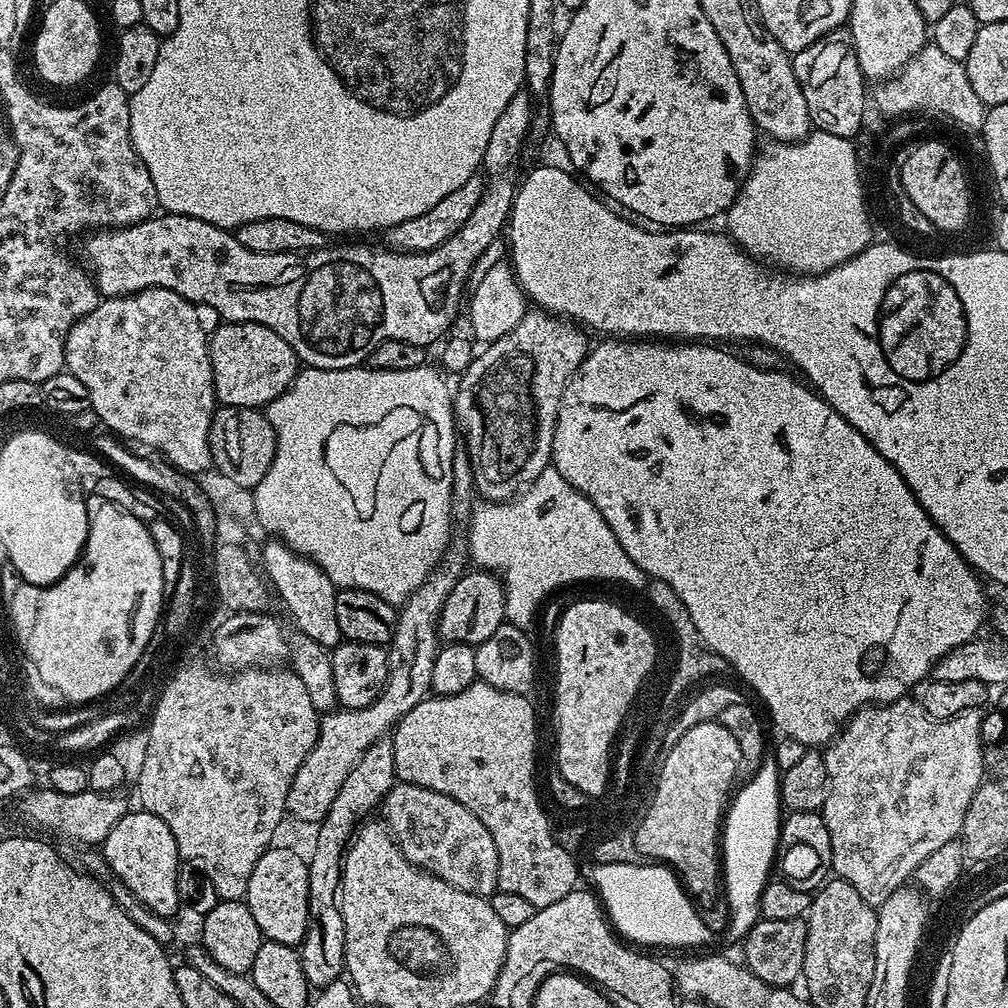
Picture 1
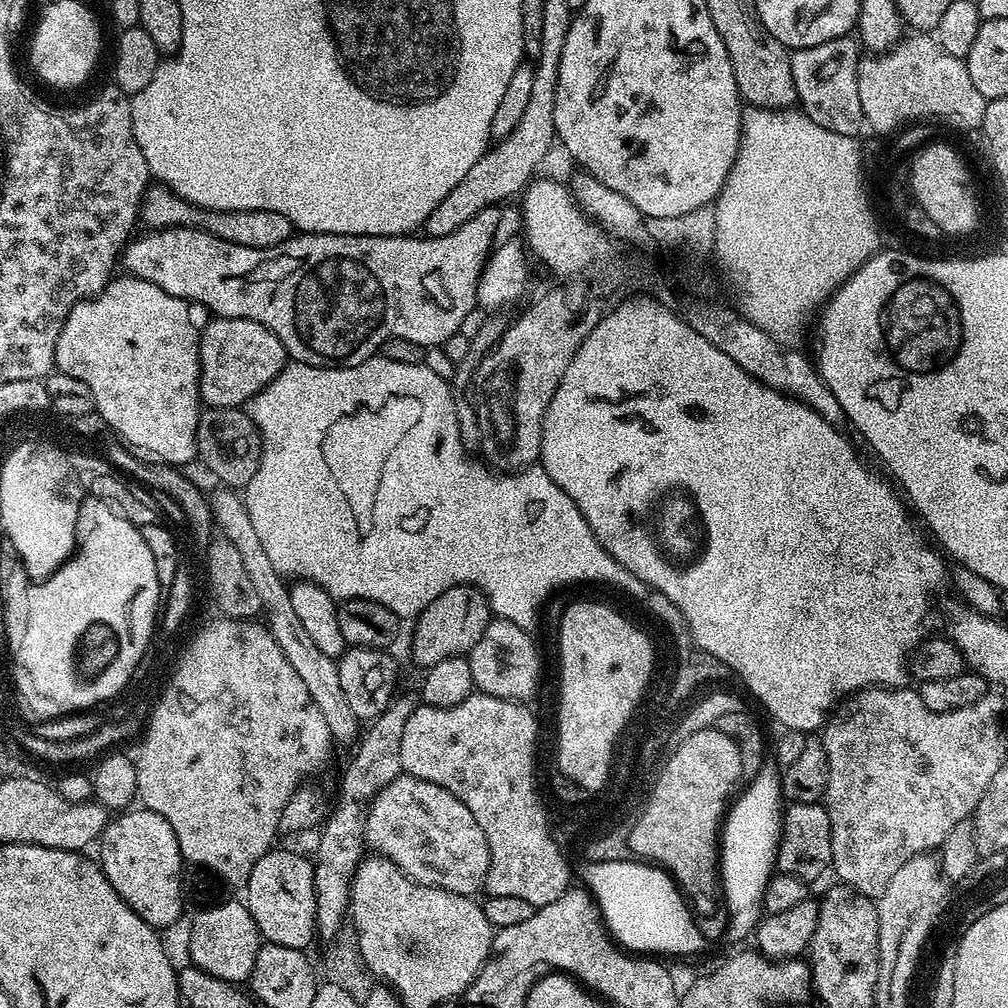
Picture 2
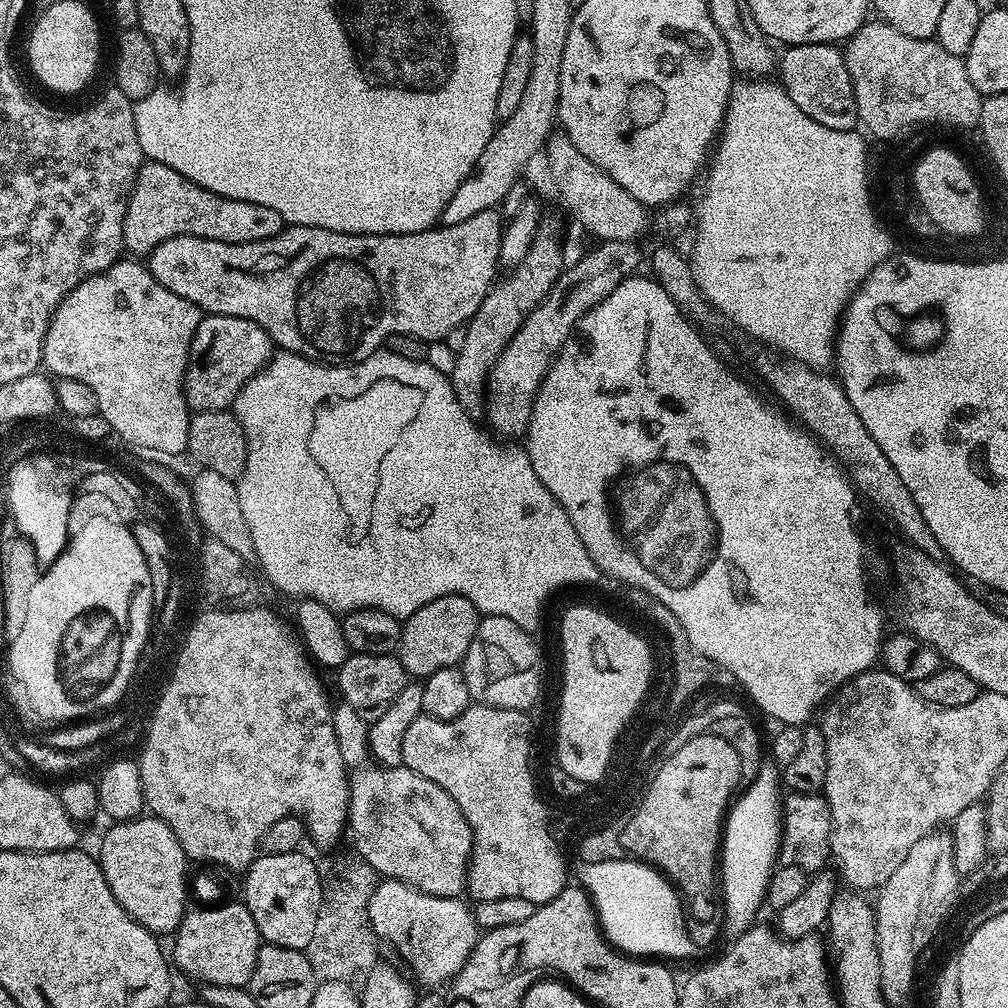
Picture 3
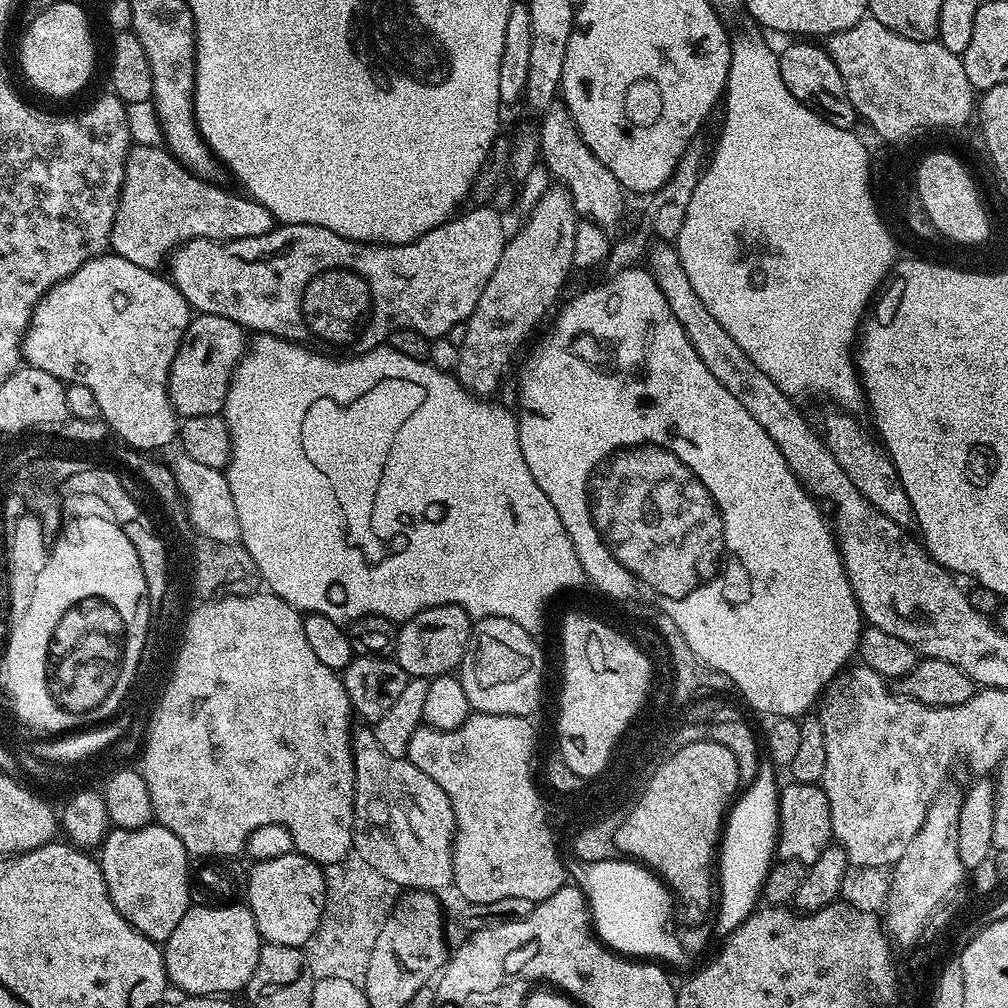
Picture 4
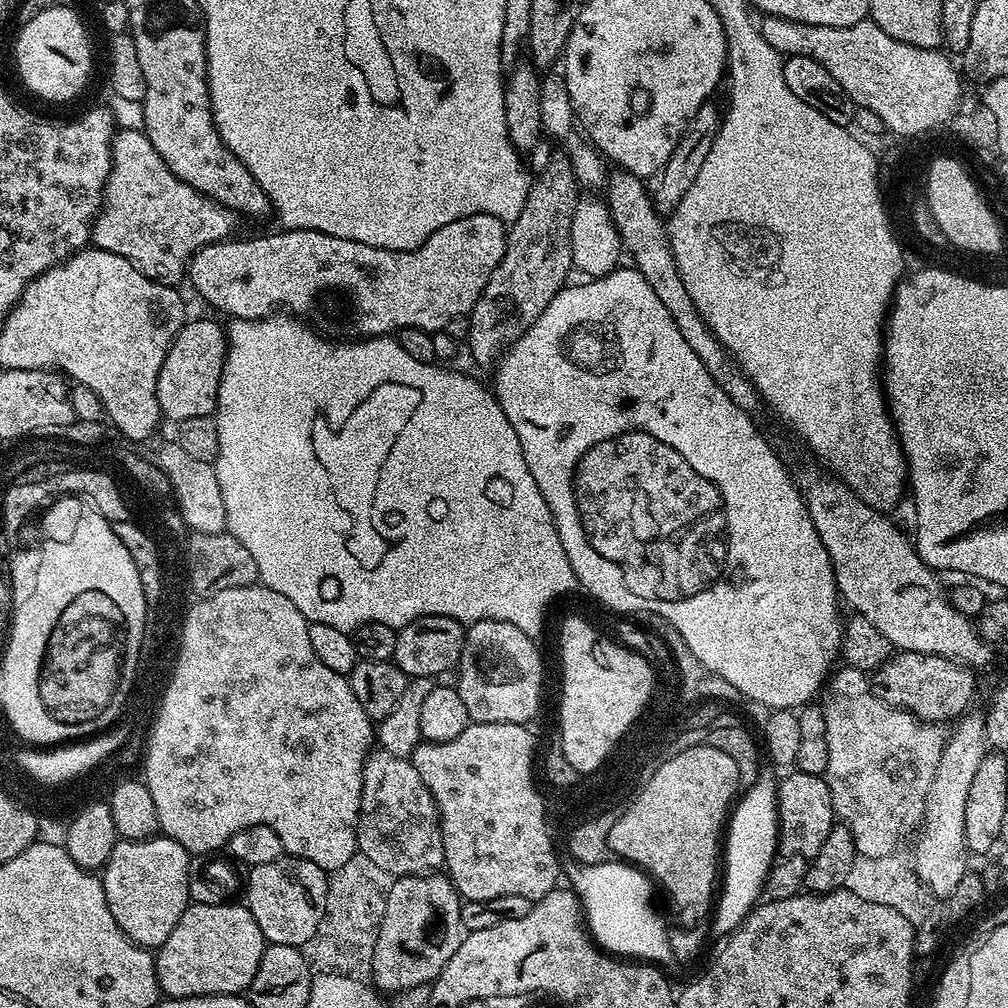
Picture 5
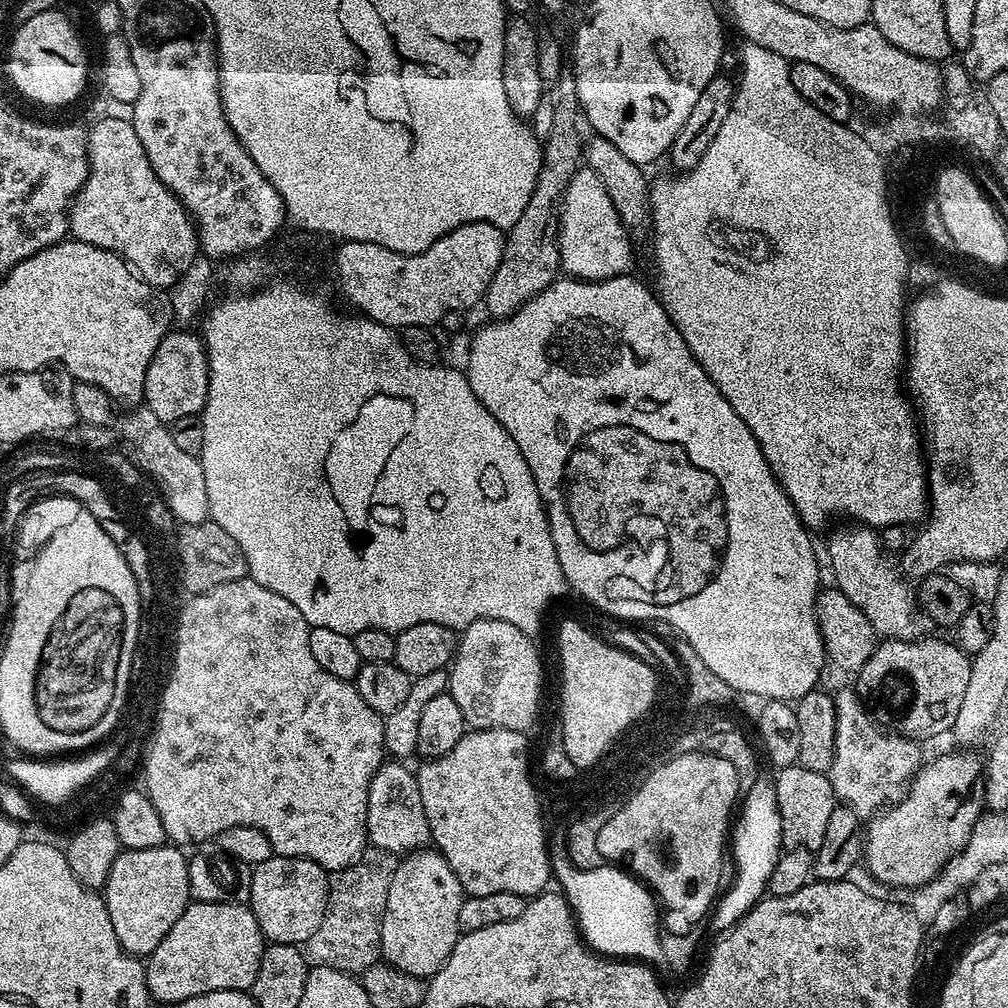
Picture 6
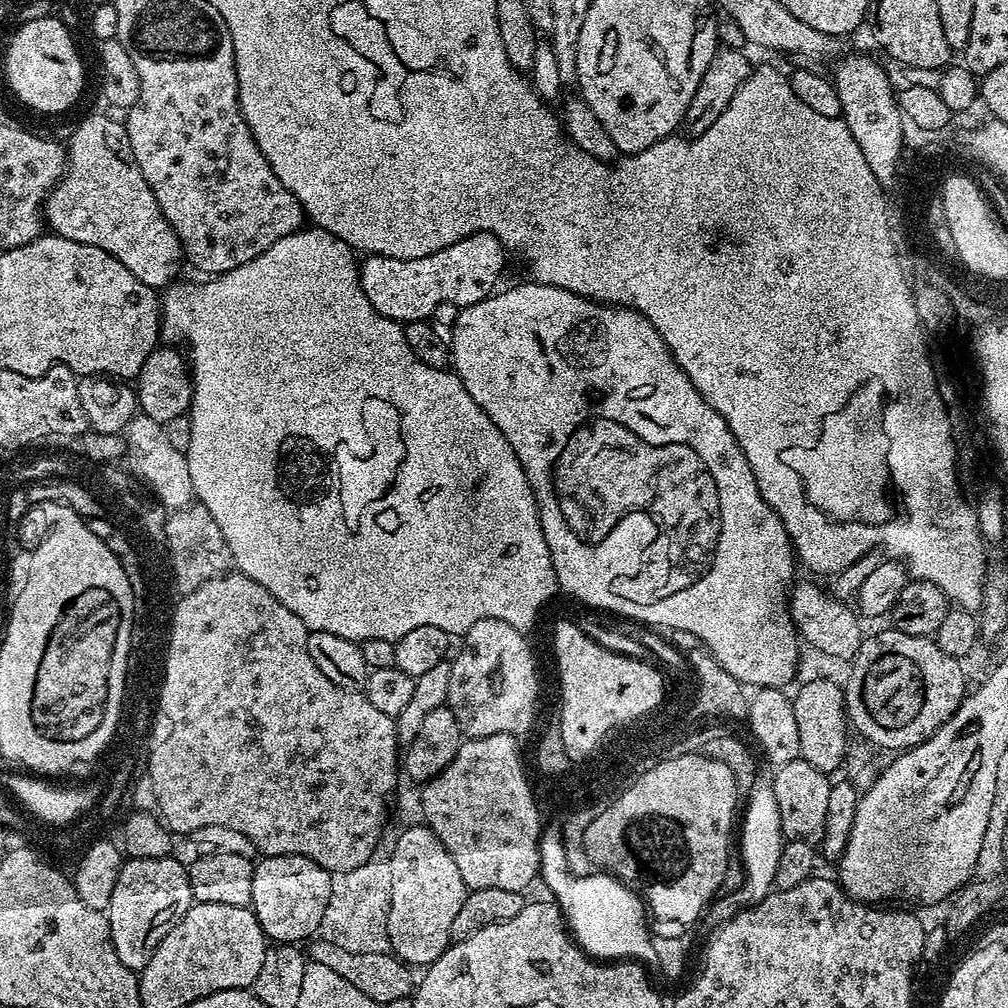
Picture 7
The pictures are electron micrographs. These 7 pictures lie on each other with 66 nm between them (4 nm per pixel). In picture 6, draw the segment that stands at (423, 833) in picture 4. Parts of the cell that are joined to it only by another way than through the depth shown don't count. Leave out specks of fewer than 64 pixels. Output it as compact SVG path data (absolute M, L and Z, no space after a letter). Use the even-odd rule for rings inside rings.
M385 762L374 774L370 782L370 794L368 795L368 842L374 849L381 848L384 852L400 852L407 854L423 849L432 839L432 831L426 818L426 810L422 810L422 794L418 794L418 782L413 769L403 768L400 762Z

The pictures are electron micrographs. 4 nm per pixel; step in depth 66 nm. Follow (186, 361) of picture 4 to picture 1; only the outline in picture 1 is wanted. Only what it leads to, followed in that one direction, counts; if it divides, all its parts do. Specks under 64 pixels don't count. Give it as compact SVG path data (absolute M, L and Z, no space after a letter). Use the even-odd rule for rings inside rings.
M224 322L219 326L208 342L217 401L229 408L263 409L294 382L298 361L290 342L278 338L265 324Z

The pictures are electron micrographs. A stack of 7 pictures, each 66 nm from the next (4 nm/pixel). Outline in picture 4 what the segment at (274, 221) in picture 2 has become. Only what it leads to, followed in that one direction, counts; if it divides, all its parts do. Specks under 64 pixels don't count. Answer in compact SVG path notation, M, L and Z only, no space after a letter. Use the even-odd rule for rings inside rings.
M138 144L128 151L124 185L114 214L111 251L151 272L167 261L180 245L191 240L262 238L277 227L275 216L239 191L228 193L211 179L189 172L167 148Z

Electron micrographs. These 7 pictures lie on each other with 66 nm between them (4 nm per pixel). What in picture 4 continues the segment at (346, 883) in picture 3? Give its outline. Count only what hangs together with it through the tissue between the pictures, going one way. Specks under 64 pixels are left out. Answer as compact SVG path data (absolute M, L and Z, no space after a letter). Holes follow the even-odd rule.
M349 858L339 860L337 864L329 864L324 868L322 918L318 922L318 930L314 930L314 934L302 949L316 980L342 978L346 982L363 985L366 978L366 966L370 962L370 954L374 950L374 941L378 939L378 930L384 924L384 917L390 911L388 891L390 891L388 880L382 878L382 874L378 874L378 870L374 870L374 866L370 866L365 860Z

